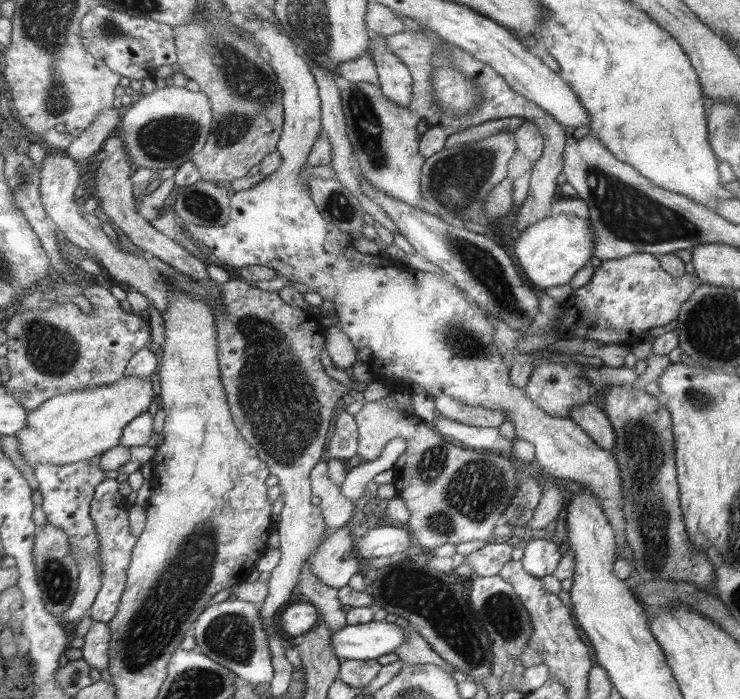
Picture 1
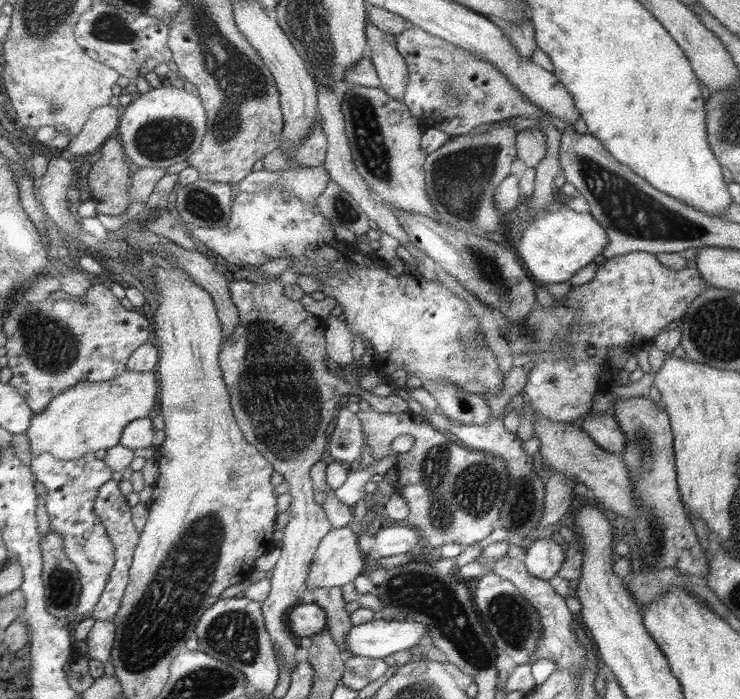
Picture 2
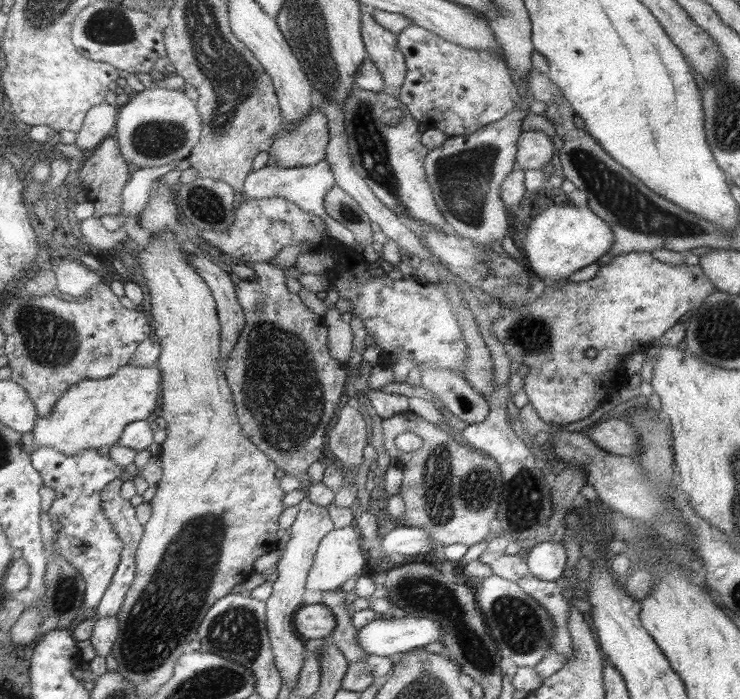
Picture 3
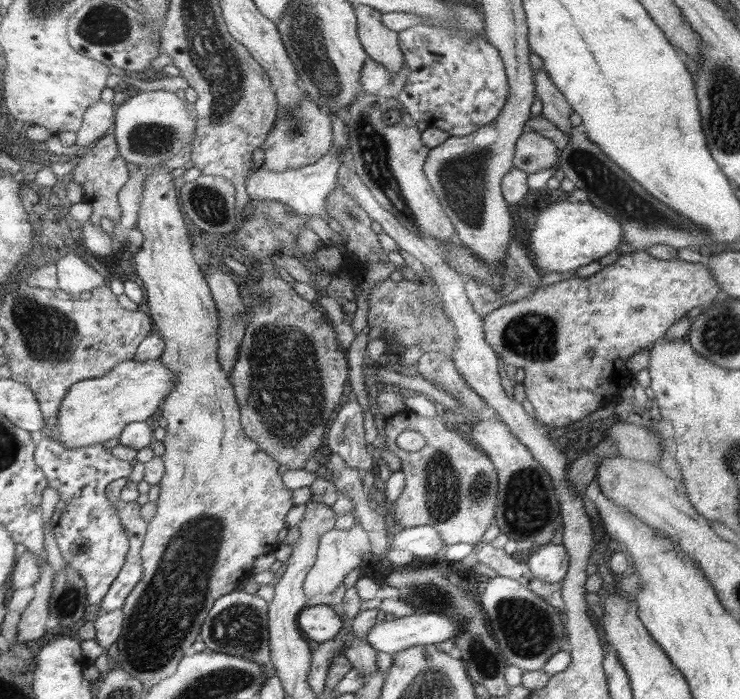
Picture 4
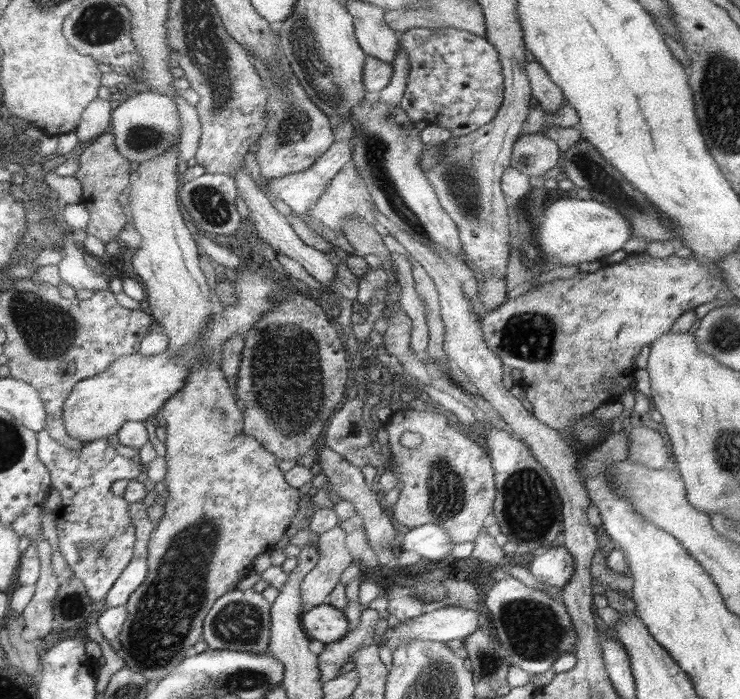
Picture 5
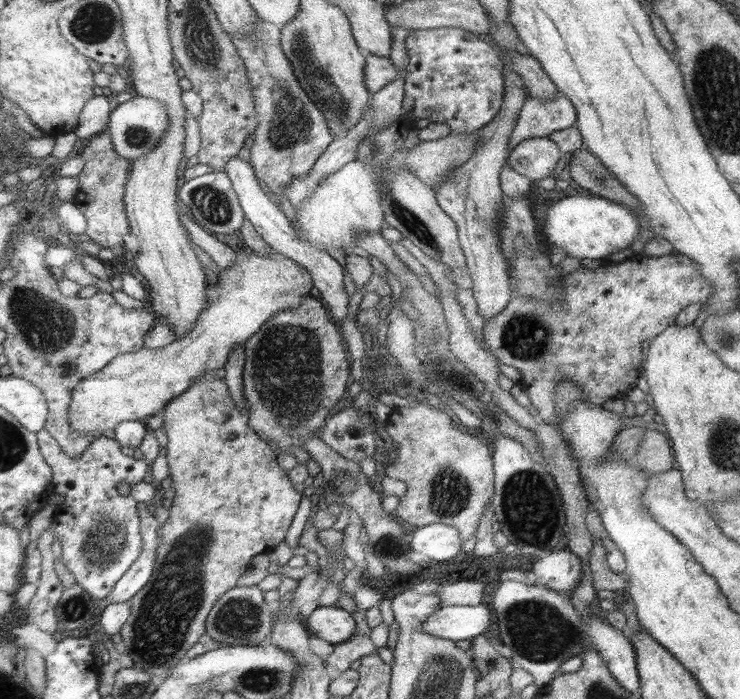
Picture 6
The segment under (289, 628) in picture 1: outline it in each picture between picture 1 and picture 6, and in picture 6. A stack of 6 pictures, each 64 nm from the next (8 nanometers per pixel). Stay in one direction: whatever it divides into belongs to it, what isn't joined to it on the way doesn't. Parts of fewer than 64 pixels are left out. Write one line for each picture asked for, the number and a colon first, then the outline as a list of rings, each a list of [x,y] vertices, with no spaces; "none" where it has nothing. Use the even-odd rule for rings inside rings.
2: [[[299,604],[289,616],[289,626],[297,638],[313,638],[329,630],[329,612],[319,604]]]
3: [[[313,604],[313,606],[299,608],[297,618],[295,618],[295,626],[307,642],[309,640],[323,640],[325,642],[337,630],[339,620],[327,604]]]
4: [[[323,604],[323,606],[313,606],[307,608],[301,614],[299,626],[303,628],[305,636],[317,644],[335,640],[339,632],[343,632],[345,620],[341,620],[341,610],[333,608],[331,604]]]
5: [[[329,602],[319,608],[313,608],[309,614],[305,614],[303,624],[313,640],[323,642],[327,646],[331,642],[343,640],[349,634],[347,632],[349,630],[347,616],[343,614],[343,610],[331,606]]]
6: [[[323,606],[309,618],[309,630],[331,646],[345,644],[357,636],[357,620],[351,612],[335,606]]]

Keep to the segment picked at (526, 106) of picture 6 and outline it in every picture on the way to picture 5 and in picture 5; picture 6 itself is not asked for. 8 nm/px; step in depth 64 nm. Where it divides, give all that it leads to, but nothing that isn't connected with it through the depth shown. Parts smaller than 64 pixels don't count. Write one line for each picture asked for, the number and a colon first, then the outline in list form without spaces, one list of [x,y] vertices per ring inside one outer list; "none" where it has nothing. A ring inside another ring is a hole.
5: [[[567,102],[559,108],[559,110],[553,110],[553,112],[545,112],[543,108],[533,106],[529,108],[529,116],[519,132],[519,138],[523,136],[531,136],[531,134],[543,134],[543,130],[547,126],[555,126],[555,128],[577,128],[579,124],[579,116],[577,116],[577,110],[573,110]]]

